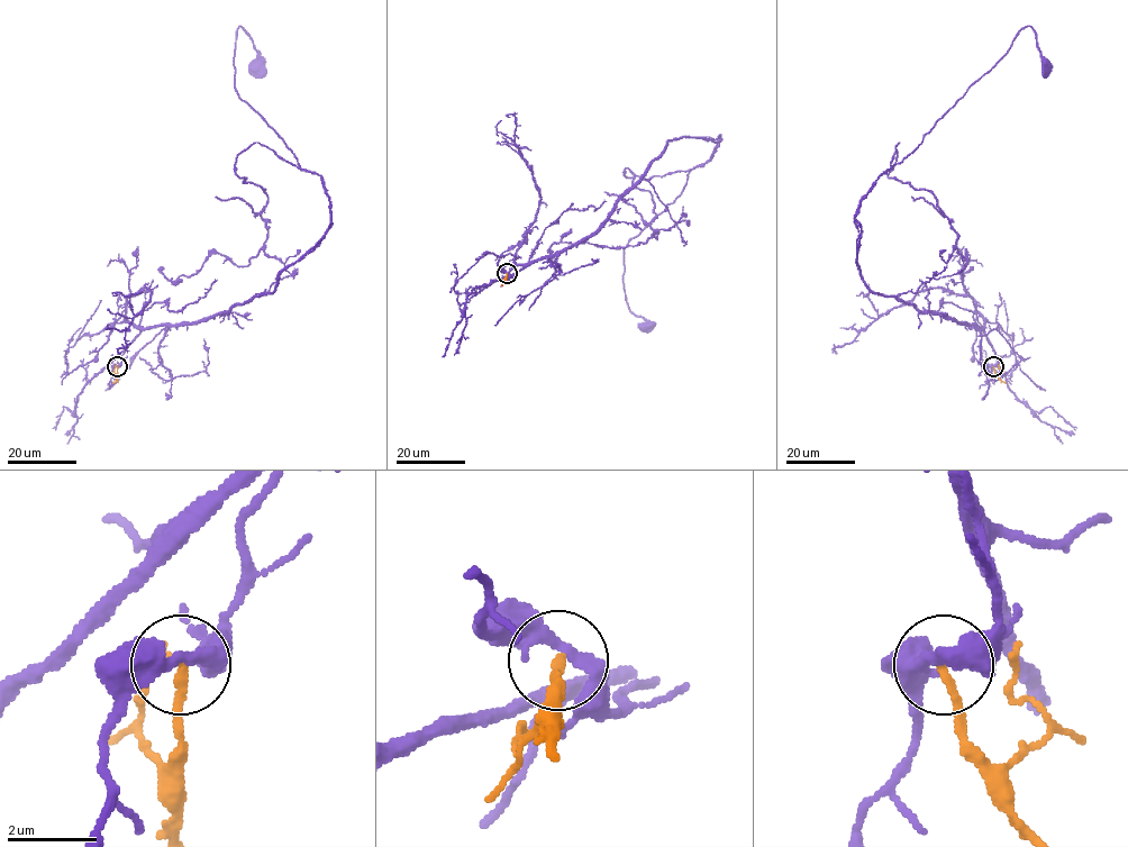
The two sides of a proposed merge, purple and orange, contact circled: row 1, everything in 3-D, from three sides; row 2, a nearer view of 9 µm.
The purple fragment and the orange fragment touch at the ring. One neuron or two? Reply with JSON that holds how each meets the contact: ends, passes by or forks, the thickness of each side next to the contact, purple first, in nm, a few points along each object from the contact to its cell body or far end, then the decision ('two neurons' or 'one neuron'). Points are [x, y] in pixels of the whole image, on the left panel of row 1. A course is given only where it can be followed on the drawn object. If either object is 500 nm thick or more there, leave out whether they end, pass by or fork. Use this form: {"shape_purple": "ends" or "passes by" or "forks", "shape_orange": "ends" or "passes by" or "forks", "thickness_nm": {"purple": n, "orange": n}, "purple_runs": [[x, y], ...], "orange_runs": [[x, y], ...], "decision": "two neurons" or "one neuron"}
{"shape_purple": "passes by", "shape_orange": "ends", "thickness_nm": {"purple": 300, "orange": 190}, "purple_runs": [[118, 366], [143, 330], [271, 293], [328, 229], [320, 176], [235, 88], [239, 26], [257, 69]], "orange_runs": [[117, 366], [117, 379], [112, 383]], "decision": "two neurons"}

